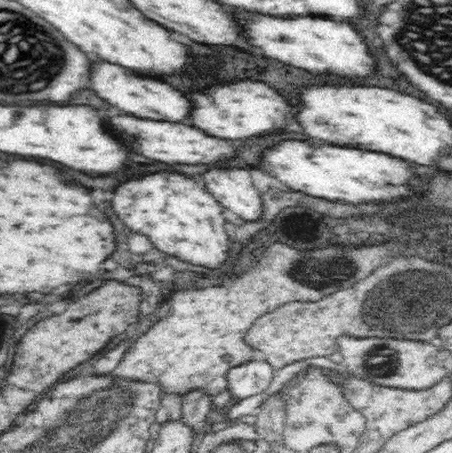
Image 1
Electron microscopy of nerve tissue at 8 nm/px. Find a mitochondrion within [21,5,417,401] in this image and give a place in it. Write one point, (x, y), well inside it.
(314, 270)

